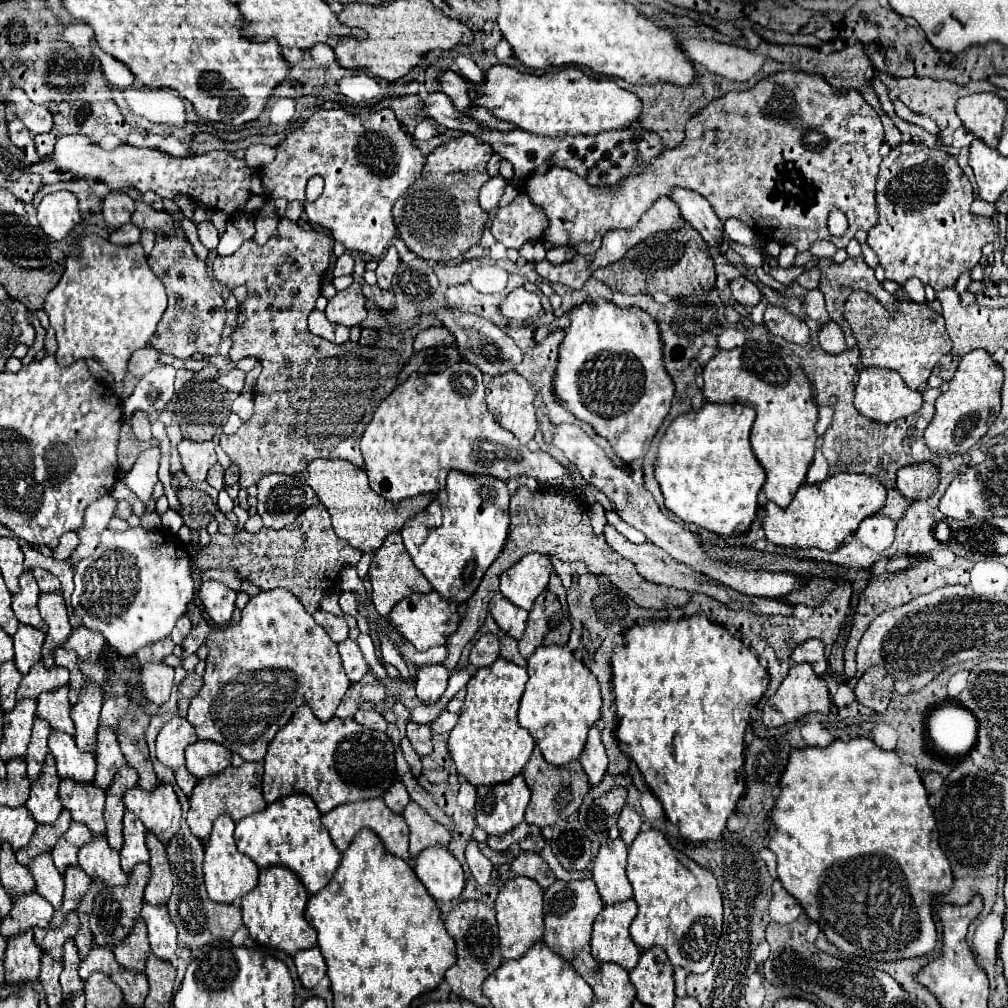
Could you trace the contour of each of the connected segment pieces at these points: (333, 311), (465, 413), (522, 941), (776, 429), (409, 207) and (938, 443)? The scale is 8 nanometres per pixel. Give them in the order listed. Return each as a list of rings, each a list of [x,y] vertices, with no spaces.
[[[352,283],[348,289],[338,291],[328,301],[324,313],[332,323],[340,323],[346,327],[360,325],[366,319],[366,297],[362,295],[360,283]]]
[[[468,361],[436,375],[412,373],[400,383],[378,405],[360,441],[370,487],[390,501],[402,501],[420,493],[438,493],[446,485],[448,471],[456,469],[474,475],[494,475],[502,481],[516,475],[532,475],[540,485],[558,477],[572,479],[574,487],[584,493],[590,485],[588,481],[576,479],[550,453],[532,453],[510,431],[502,431],[488,413],[484,389],[482,371]]]
[[[512,877],[500,889],[496,899],[496,919],[498,919],[498,935],[500,935],[500,949],[504,959],[518,959],[530,949],[536,941],[544,935],[544,889],[536,885],[530,877]]]
[[[746,343],[732,351],[718,349],[706,363],[704,371],[704,399],[710,403],[744,403],[756,411],[752,425],[752,451],[766,471],[764,493],[780,507],[788,507],[798,487],[806,481],[808,467],[816,451],[816,413],[818,407],[812,397],[812,385],[796,359],[780,355],[756,343]]]
[[[466,133],[436,147],[426,159],[422,181],[416,181],[394,205],[394,221],[406,247],[422,259],[448,261],[464,255],[472,245],[480,243],[488,213],[478,205],[482,185],[490,179],[486,163],[494,155],[492,145],[478,141]]]
[[[974,349],[960,359],[960,365],[954,377],[948,383],[948,389],[936,399],[936,413],[930,425],[924,431],[926,445],[938,455],[966,453],[972,445],[986,435],[988,427],[998,417],[1000,409],[1000,389],[1004,373],[1002,367],[992,359],[984,349]]]

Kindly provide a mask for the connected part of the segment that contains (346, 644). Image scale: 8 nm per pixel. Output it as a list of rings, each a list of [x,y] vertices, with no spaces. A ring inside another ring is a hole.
[[[346,639],[346,641],[338,643],[338,651],[340,651],[340,657],[342,657],[342,663],[344,663],[348,679],[352,683],[360,681],[362,675],[368,673],[368,667],[366,667],[366,661],[362,657],[362,651],[360,651],[358,643],[352,641],[352,639]]]

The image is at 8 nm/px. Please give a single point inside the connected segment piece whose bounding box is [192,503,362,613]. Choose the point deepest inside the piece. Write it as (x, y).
(305, 557)

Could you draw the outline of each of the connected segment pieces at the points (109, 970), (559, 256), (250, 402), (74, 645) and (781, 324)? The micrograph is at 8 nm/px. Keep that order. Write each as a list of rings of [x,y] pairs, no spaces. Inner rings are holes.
[[[92,945],[92,949],[88,951],[86,959],[80,961],[80,977],[88,979],[94,971],[102,971],[106,975],[112,975],[120,969],[116,957],[114,957],[114,949],[110,947],[102,947],[102,945]]]
[[[554,247],[546,253],[546,259],[550,259],[552,263],[564,263],[564,261],[570,261],[572,257],[574,257],[572,247]]]
[[[240,393],[238,399],[232,403],[232,411],[242,417],[242,421],[250,419],[254,413],[254,399],[252,393]]]
[[[84,625],[72,629],[70,637],[66,639],[66,643],[62,645],[64,649],[76,651],[80,655],[80,659],[98,659],[100,649],[104,645],[104,639],[100,637],[102,633],[98,631],[90,631]]]
[[[768,305],[766,313],[764,313],[764,325],[770,333],[784,337],[786,341],[804,345],[808,343],[808,335],[810,329],[806,325],[806,321],[802,321],[800,317],[792,315],[788,309],[784,307],[776,307],[776,305]]]

